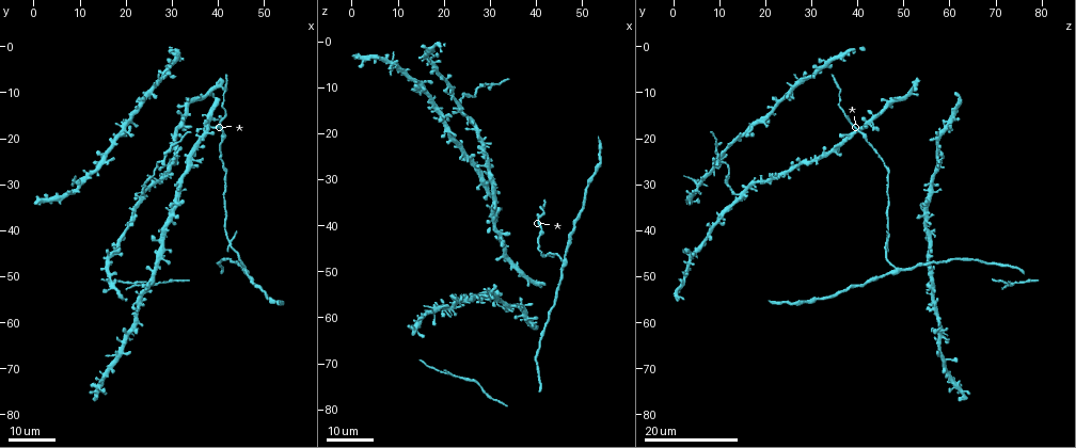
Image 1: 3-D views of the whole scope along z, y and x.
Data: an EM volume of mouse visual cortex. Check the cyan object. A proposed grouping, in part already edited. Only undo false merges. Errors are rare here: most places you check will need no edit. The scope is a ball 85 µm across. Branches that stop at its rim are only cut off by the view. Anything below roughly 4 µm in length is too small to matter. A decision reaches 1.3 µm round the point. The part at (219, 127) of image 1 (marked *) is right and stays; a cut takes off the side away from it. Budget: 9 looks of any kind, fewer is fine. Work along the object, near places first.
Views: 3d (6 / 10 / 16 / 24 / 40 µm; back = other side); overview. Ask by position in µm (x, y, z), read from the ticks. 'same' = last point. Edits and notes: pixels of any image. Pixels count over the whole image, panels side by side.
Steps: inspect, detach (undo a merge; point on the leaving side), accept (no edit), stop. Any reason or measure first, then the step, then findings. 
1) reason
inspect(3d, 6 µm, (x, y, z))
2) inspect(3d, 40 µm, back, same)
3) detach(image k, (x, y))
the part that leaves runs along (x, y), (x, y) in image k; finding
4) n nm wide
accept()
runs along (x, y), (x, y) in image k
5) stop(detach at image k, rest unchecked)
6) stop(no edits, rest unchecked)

sudden change in width
inspect(3d, 24 µm, (42.0, 15.5, 37.0))

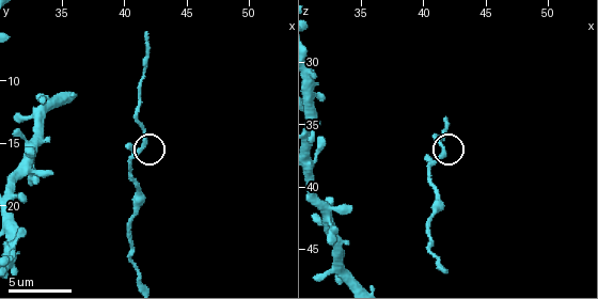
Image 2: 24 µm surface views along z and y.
inspect(3d, 6 µm, (41.6, 15.0, 37.2))

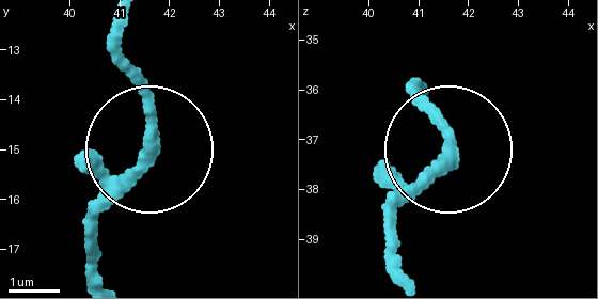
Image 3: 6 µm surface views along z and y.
inspect(3d, 6 µm, back, (41.60, 15.00, 37.35))

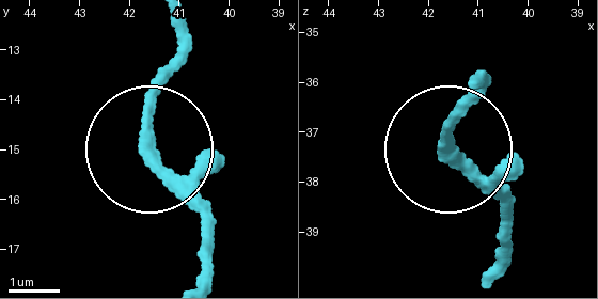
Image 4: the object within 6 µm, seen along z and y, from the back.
accept()
runs along (213, 271), (204, 211), (148, 135), (148, 97), (174, 37) in image 4; all the same cell

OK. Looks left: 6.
inspect(3d, 24 µm, (15.5, 25.0, 9.5))

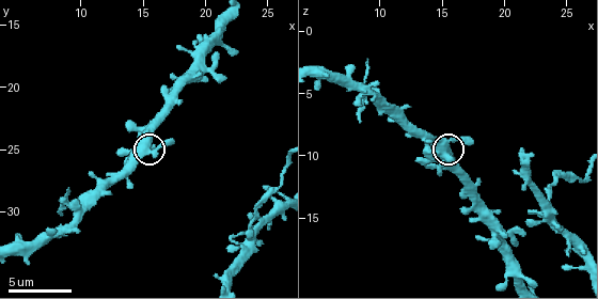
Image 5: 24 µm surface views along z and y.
inspect(3d, 10 µm, (15.4, 25.2, 8.8))

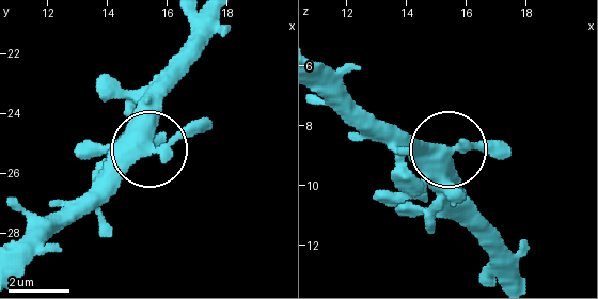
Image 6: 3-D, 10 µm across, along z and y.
side arm 20 µm
accept()
continuous, no second cell

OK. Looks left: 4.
four-way junction
inspect(3d, 24 µm, (9.5, 30.5, 5.0))

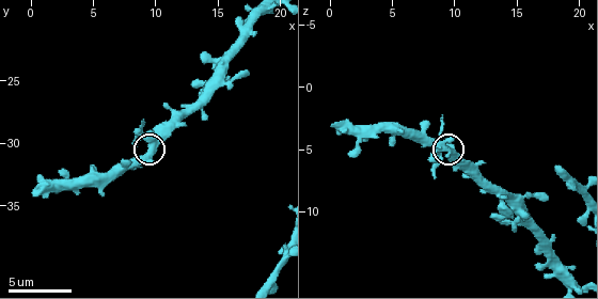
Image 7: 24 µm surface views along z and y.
inspect(3d, 10 µm, same)

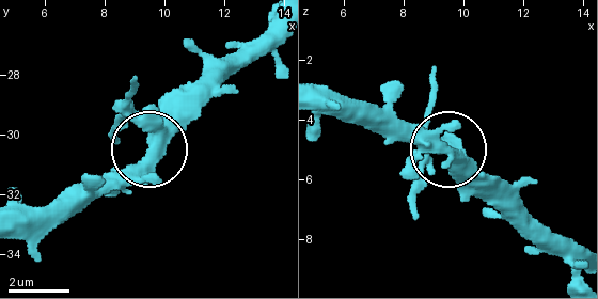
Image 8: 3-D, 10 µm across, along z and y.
detach(image 8, (120, 130))
two cells meet here

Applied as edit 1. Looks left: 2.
stop(detach at image 8, rest unchecked)

